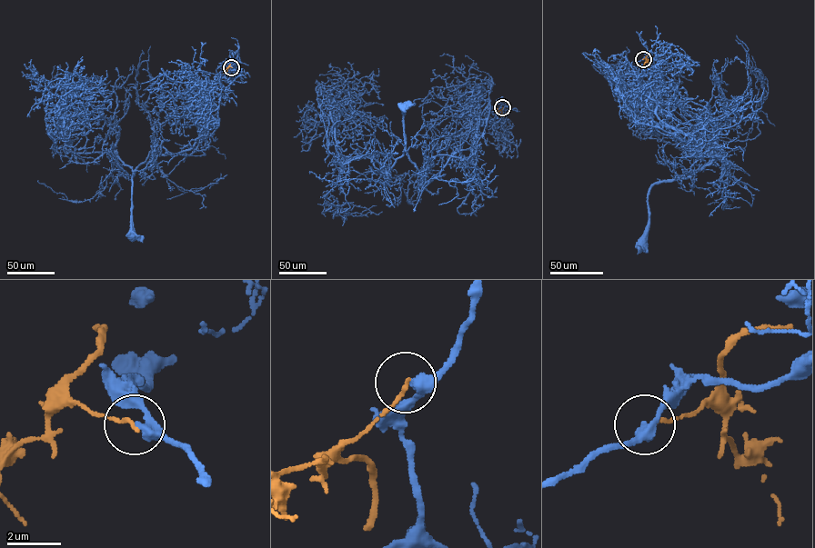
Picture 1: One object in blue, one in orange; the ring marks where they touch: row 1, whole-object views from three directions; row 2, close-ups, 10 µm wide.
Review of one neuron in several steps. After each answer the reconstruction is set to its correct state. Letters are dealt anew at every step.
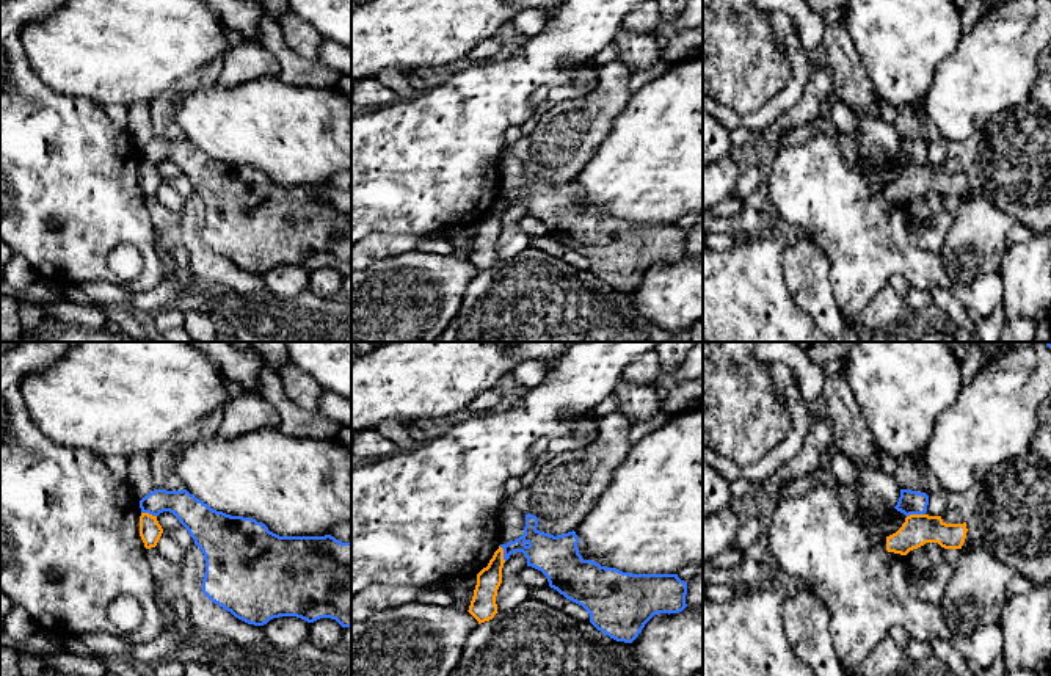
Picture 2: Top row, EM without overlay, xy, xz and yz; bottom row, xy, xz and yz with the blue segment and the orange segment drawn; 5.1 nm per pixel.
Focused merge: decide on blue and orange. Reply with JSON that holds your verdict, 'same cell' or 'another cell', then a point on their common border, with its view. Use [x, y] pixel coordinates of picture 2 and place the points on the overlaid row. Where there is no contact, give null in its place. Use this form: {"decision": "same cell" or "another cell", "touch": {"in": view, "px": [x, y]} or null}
{"decision": "another cell", "touch": {"in": "yz", "px": [915, 513]}}

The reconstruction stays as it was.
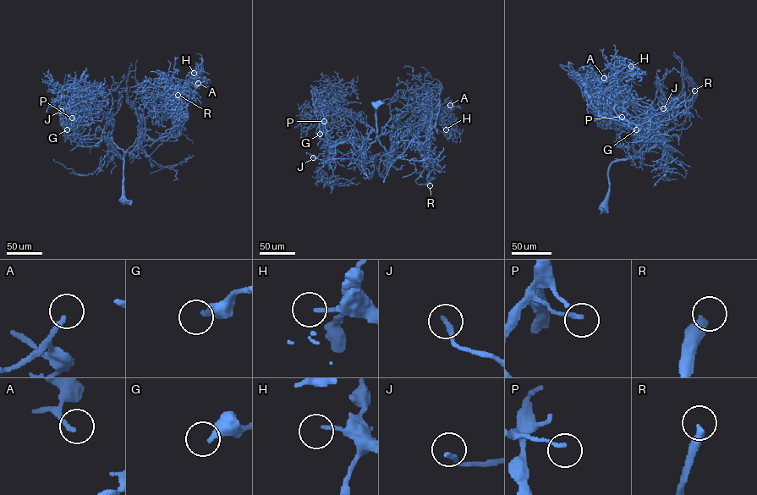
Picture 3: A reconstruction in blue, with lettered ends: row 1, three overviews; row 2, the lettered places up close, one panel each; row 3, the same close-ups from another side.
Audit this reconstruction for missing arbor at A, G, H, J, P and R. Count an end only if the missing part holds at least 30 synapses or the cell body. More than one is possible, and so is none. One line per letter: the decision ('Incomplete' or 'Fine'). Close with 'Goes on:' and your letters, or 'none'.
A: Incomplete
G: Fine
H: Fine
J: Fine
P: Fine
R: Incomplete
Goes on: A, R

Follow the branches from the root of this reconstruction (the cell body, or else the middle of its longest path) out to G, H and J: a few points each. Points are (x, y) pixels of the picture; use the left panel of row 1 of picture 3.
G: (123, 196), (123, 151), (108, 138), (90, 146), (70, 140), (63, 128), (70, 117), (70, 126), (67, 129)
H: (123, 196), (123, 155), (138, 136), (139, 118), (145, 104), (174, 106), (184, 84), (200, 73), (194, 73)
J: (123, 196), (123, 151), (107, 137), (80, 139), (76, 128), (77, 121), (61, 111)

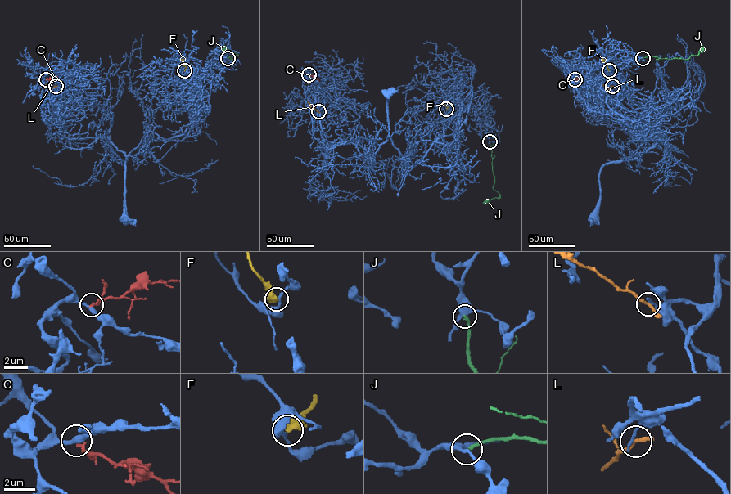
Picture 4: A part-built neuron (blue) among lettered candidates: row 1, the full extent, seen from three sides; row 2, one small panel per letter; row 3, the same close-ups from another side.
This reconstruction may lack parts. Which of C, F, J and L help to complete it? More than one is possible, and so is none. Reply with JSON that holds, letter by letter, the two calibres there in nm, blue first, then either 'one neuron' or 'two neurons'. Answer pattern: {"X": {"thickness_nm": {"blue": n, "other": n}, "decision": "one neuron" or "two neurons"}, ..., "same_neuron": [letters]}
{"C": {"thickness_nm": {"blue": 320, "other": 240}, "decision": "two neurons"}, "F": {"thickness_nm": {"blue": 200, "other": 420}, "decision": "two neurons"}, "J": {"thickness_nm": {"blue": 320, "other": 240}, "decision": "two neurons"}, "L": {"thickness_nm": {"blue": 200, "other": 200}, "decision": "two neurons"}, "same_neuron": []}

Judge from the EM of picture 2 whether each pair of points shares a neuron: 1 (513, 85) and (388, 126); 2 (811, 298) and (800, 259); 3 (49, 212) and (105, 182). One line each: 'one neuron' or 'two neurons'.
1: one neuron
2: one neuron
3: one neuron

